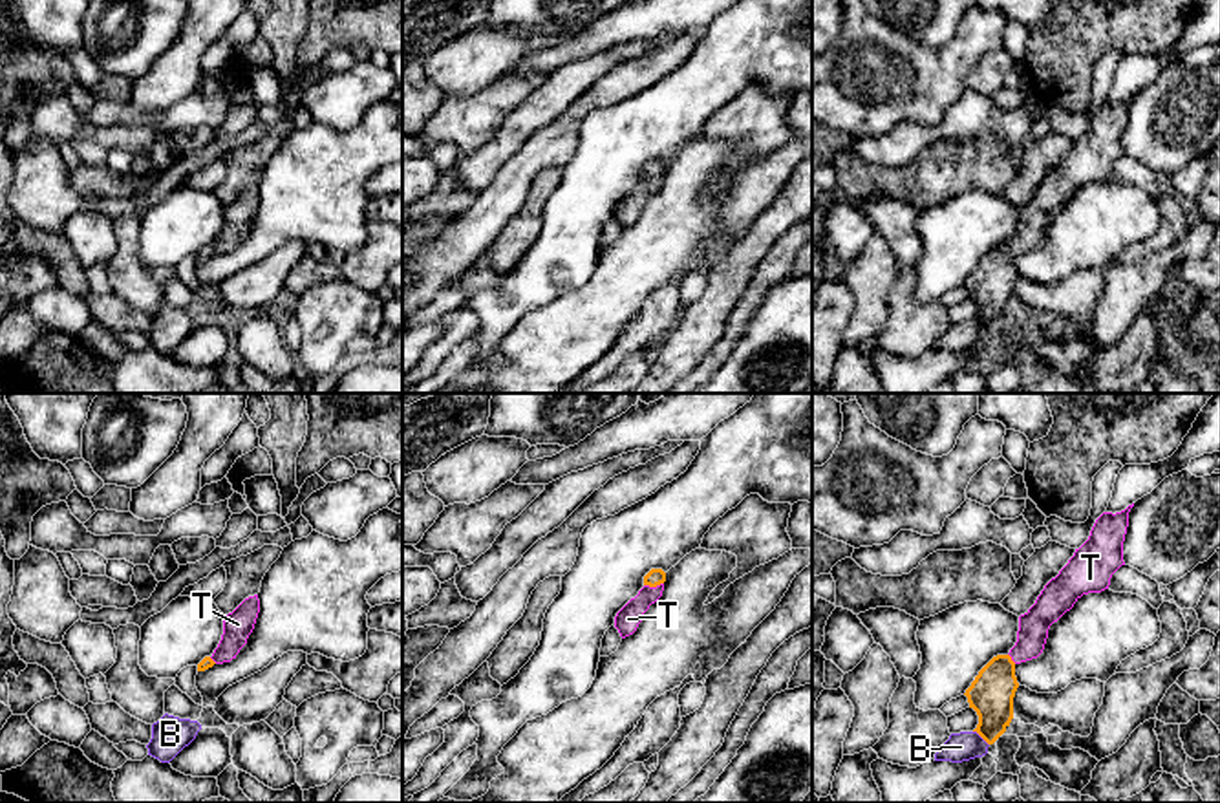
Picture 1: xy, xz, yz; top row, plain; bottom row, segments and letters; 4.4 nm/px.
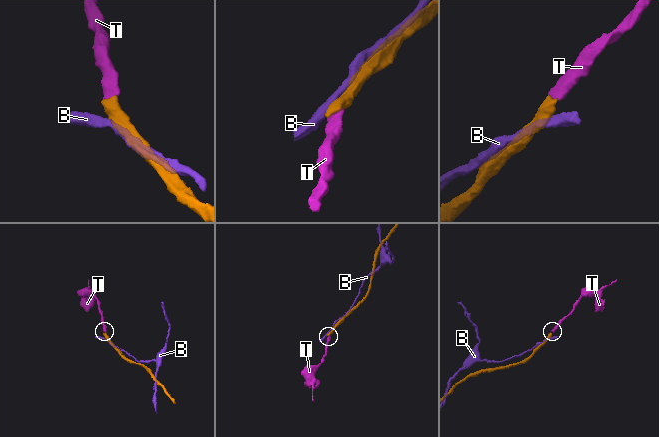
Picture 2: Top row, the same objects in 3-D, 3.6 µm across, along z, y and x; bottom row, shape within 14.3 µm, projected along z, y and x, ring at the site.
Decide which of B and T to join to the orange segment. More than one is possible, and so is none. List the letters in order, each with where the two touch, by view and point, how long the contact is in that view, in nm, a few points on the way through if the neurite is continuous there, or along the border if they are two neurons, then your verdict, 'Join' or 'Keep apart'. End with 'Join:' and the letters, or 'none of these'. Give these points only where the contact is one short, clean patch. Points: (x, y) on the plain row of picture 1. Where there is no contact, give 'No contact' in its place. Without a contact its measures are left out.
B: Touches orange at yz (981, 326). Shared border 100 nm. Keep apart
T: Touches orange at xz (653, 176). Shared border 90 nm. Path across: xz (655, 167), (653, 176), (628, 209). Join
Join: T

